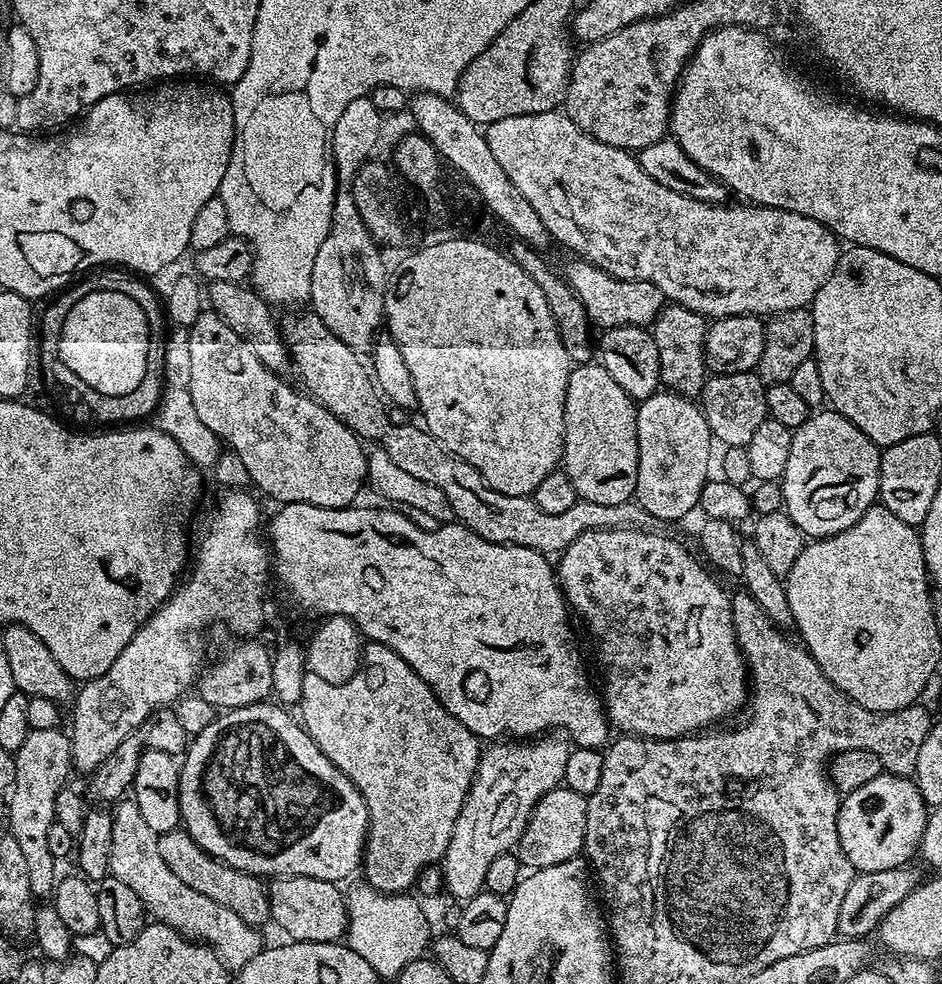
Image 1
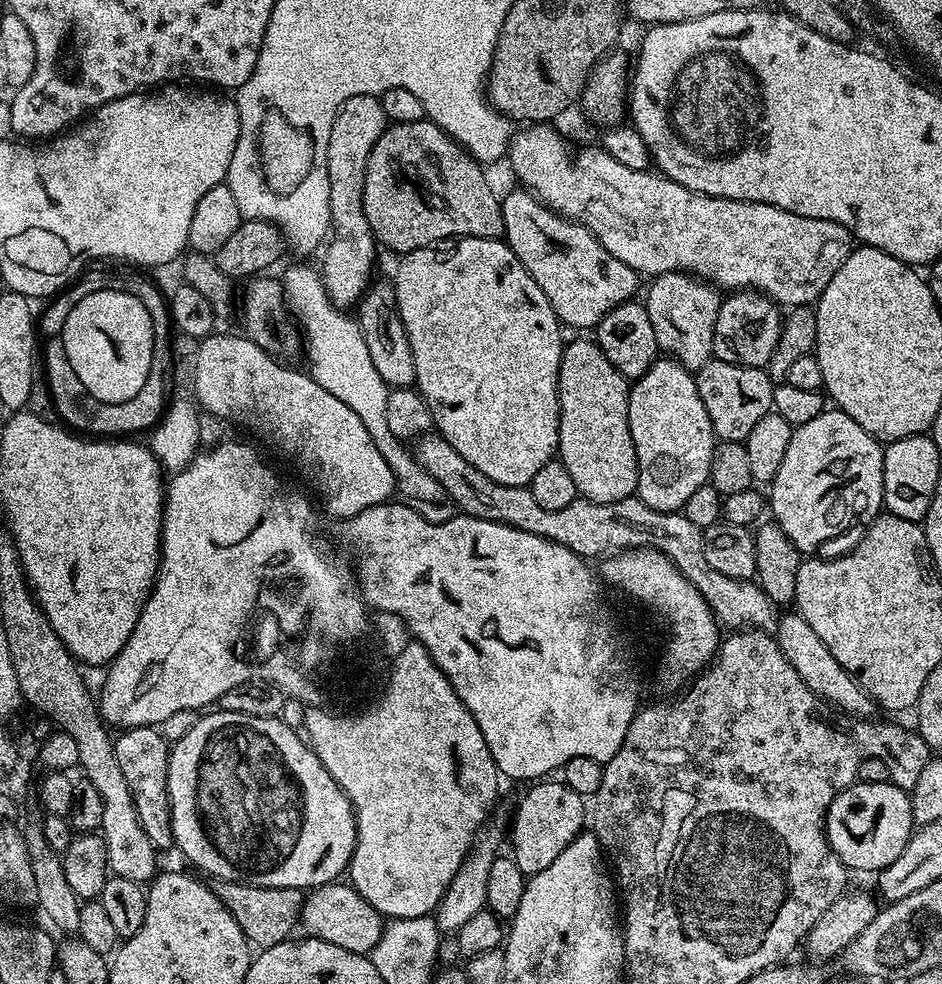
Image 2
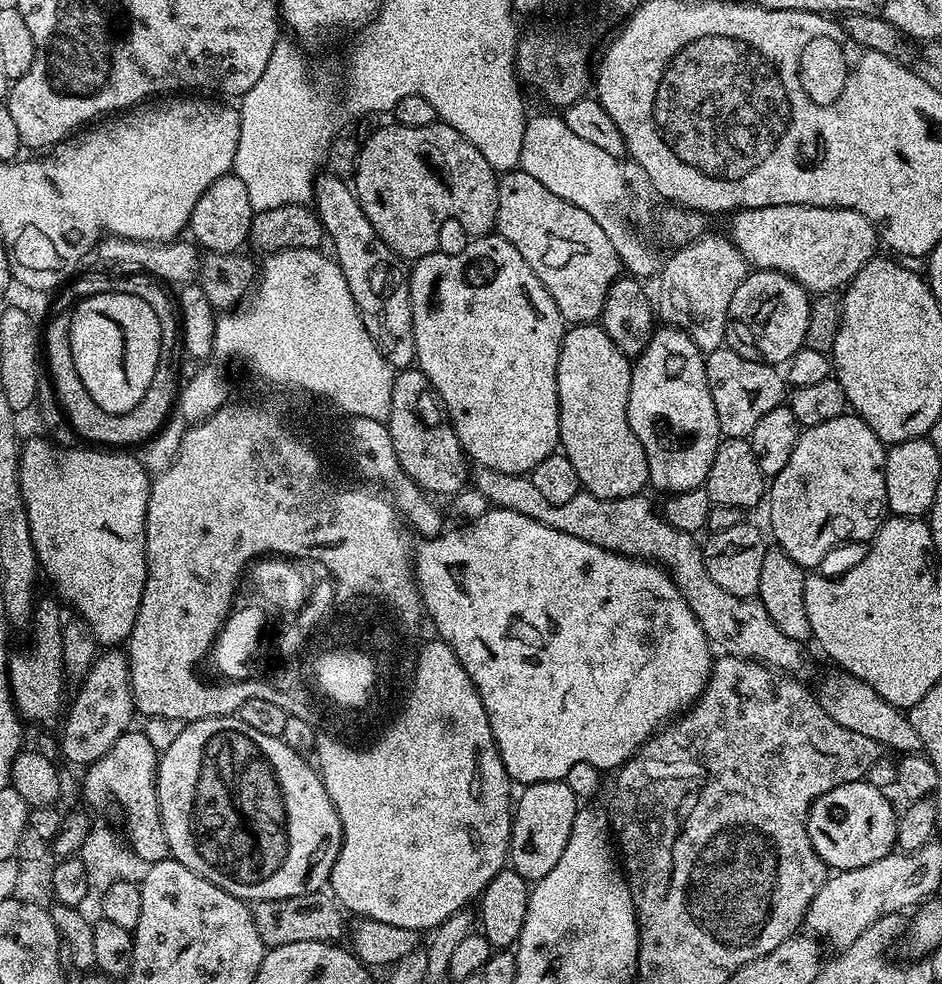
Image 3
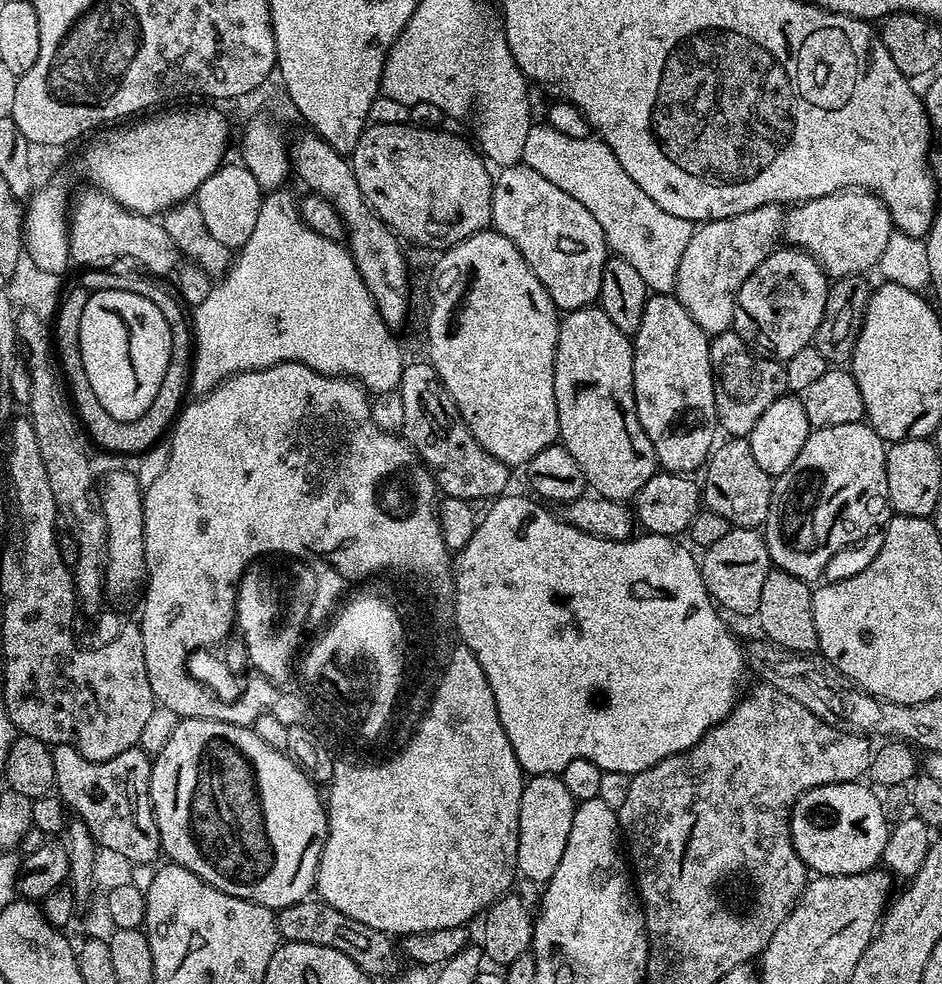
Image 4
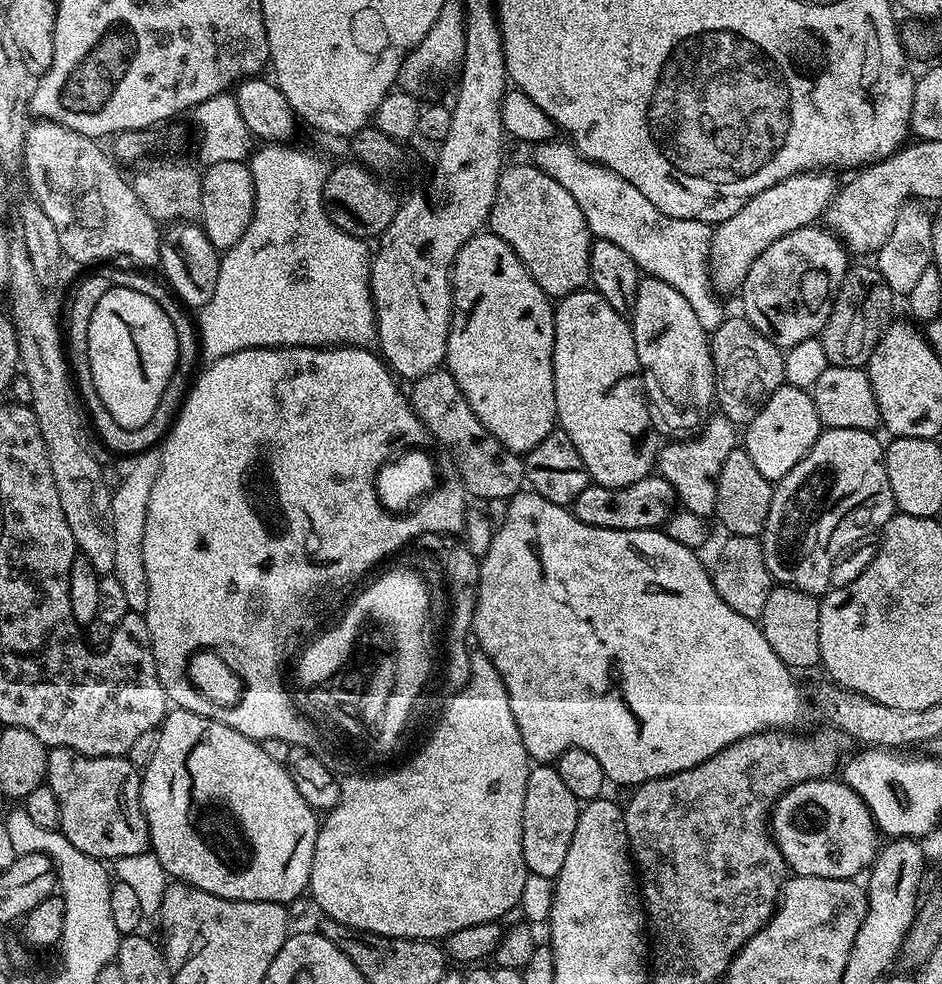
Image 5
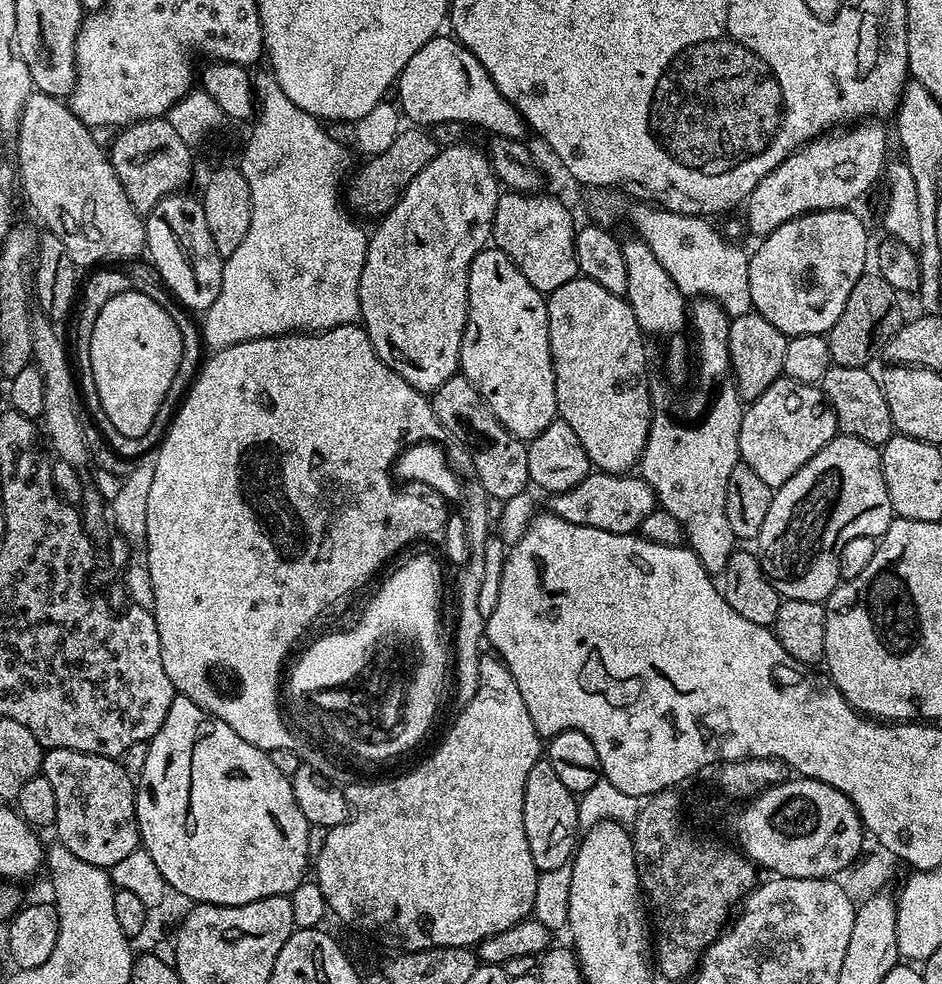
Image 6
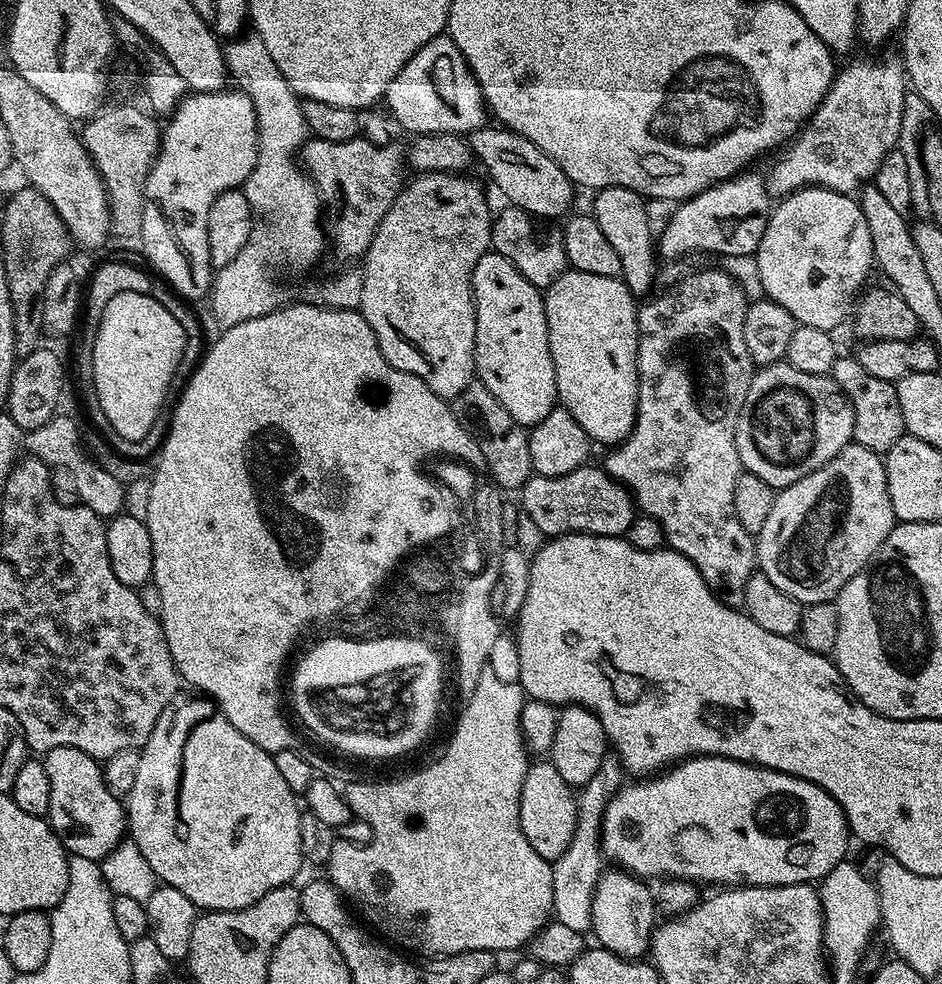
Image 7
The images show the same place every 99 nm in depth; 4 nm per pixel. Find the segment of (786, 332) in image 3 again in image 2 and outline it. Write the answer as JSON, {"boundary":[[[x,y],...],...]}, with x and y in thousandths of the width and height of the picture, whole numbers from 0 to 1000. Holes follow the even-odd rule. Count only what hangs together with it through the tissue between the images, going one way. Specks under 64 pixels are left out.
{"boundary":[[[801,295],[778,296],[764,307],[762,327],[758,327],[757,363],[783,372],[814,375],[818,361],[827,350],[829,332],[830,313],[823,305]]]}

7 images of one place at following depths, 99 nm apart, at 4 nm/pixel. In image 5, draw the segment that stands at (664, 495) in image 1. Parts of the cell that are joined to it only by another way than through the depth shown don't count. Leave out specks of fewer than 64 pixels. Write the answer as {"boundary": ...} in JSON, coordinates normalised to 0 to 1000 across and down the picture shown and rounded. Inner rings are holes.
{"boundary":[[[685,279],[669,318],[673,352],[677,356],[684,396],[692,421],[692,434],[709,445],[738,440],[757,418],[760,377],[756,371],[754,341],[741,327],[728,303],[710,288]]]}

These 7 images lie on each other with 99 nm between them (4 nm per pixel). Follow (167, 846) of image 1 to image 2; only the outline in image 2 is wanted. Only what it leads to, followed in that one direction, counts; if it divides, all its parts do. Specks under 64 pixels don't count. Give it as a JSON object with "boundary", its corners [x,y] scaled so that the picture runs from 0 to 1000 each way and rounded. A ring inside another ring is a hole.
{"boundary":[[[235,894],[228,899],[230,913],[246,926],[257,949],[264,960],[279,965],[297,959],[315,946],[318,937],[318,922],[323,919],[324,908],[317,902],[288,902],[273,898],[254,898]]]}

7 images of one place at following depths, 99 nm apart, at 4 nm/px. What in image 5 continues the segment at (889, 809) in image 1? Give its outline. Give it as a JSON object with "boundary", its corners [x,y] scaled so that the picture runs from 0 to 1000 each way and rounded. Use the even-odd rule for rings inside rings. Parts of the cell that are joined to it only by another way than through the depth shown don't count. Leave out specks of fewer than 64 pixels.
{"boundary":[[[887,791],[857,793],[830,807],[830,811],[820,823],[817,840],[830,872],[846,890],[903,894],[912,891],[912,886],[916,887],[925,879],[932,865],[932,842],[926,833],[925,823],[901,797]]]}

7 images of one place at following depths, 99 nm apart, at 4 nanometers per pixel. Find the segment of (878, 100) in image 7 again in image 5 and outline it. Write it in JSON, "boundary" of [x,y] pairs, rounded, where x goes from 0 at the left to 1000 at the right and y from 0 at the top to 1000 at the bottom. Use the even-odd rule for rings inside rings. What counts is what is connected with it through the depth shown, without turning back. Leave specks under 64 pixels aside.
{"boundary":[[[879,173],[849,175],[817,189],[817,193],[809,193],[809,197],[796,201],[796,205],[792,205],[779,222],[759,229],[752,258],[757,294],[764,299],[785,298],[792,278],[796,278],[796,270],[800,270],[805,258],[809,258],[813,250],[843,234],[863,231],[869,225],[866,223],[876,218],[880,205],[887,200],[890,186],[883,179],[886,178]]]}

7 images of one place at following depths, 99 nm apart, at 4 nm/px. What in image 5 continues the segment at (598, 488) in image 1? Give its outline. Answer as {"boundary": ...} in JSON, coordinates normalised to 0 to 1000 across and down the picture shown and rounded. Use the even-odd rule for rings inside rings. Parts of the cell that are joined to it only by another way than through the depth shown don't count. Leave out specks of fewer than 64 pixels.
{"boundary":[[[621,291],[604,301],[593,302],[588,323],[588,404],[593,438],[605,441],[614,461],[630,492],[644,496],[668,496],[673,490],[693,483],[699,462],[699,440],[692,434],[692,421],[684,396],[684,380],[677,368],[677,356],[673,352],[673,339],[668,322],[652,315],[639,299]]]}

